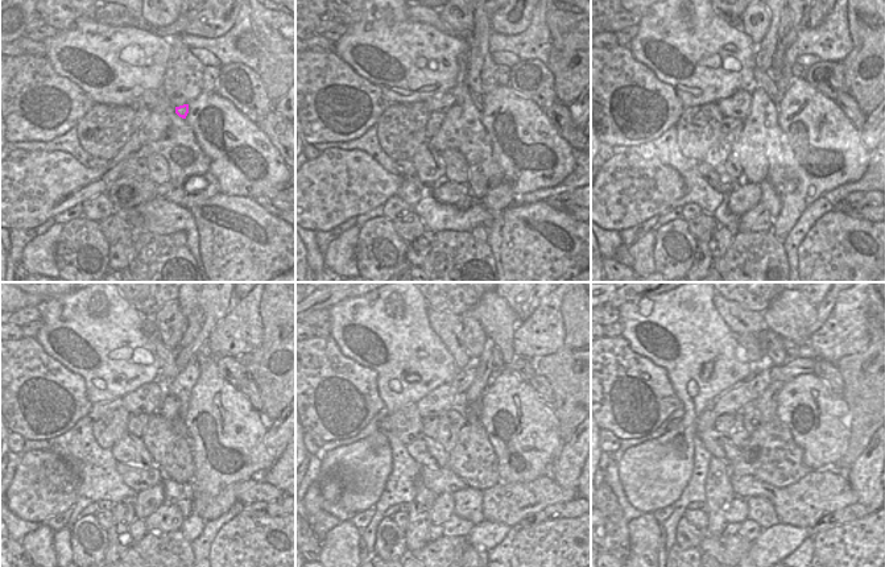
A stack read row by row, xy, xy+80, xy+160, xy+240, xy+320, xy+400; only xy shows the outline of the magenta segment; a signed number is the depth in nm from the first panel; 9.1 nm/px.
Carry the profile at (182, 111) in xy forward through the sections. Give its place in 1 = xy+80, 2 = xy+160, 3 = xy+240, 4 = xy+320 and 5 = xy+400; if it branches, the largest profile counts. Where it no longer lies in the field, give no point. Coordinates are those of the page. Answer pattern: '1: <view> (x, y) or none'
1: xy+80 (478, 99)
2: xy+160 (761, 79)
3: xy+240 (168, 368)
4: xy+320 (449, 327)
5: xy+400 (740, 321)

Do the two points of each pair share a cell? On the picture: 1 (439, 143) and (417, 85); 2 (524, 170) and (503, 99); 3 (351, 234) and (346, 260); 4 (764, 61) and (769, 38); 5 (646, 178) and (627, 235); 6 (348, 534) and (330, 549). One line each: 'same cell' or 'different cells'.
1: different cells
2: same cell
3: same cell
4: same cell
5: different cells
6: same cell

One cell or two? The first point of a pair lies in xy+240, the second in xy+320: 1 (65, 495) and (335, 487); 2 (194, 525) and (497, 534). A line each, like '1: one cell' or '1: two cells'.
1: one cell
2: one cell

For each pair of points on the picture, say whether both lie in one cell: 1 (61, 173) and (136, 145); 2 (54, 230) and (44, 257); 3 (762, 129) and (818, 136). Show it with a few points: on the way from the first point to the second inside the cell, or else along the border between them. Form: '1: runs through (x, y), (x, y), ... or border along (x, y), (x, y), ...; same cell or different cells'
1: runs through (79, 174), (99, 174), (118, 160); same cell
2: runs through (50, 236), (44, 245), (44, 251); same cell
3: border along (777, 106), (777, 123), (782, 132), (784, 164); different cells

